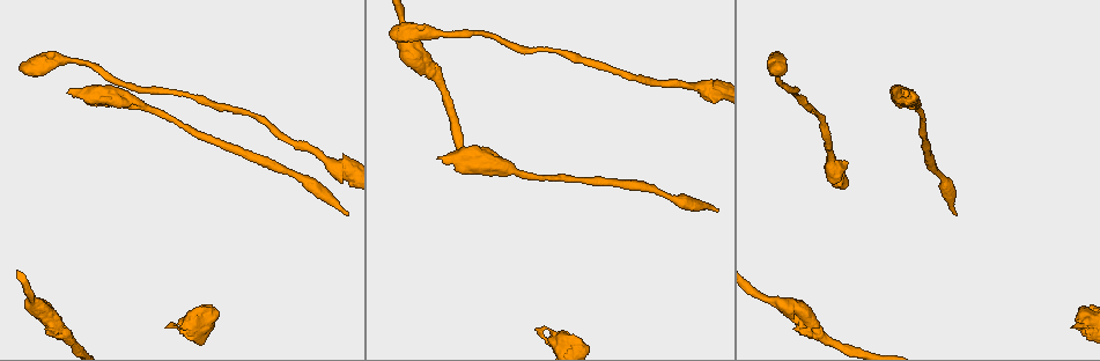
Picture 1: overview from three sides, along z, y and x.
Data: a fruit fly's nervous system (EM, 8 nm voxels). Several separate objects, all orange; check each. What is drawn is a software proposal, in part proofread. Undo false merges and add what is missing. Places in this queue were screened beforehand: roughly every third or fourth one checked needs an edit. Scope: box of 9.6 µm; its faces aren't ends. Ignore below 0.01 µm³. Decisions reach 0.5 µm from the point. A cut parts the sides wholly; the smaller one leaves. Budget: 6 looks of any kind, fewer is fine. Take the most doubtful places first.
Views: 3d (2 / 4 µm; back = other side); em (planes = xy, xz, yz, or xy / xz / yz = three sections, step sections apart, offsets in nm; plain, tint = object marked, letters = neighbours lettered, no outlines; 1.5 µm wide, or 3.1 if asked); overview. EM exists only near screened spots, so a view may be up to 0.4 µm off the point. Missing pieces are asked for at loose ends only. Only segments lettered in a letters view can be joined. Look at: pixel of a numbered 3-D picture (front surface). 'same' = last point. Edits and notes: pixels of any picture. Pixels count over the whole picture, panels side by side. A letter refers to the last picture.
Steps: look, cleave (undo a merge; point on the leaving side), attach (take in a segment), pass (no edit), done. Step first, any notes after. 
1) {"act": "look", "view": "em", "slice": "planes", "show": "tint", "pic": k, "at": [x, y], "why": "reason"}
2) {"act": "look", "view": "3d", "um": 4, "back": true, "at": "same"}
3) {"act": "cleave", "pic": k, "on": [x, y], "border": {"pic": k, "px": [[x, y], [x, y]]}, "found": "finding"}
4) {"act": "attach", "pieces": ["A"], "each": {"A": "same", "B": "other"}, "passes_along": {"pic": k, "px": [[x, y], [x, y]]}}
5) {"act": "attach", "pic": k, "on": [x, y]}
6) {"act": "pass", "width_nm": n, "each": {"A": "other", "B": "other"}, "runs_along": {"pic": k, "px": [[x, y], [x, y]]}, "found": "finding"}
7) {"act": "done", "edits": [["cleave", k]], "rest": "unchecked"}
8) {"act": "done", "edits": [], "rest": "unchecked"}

{"act": "look", "view": "em", "um": 3.1, "slice": "planes", "show": "letters", "pic": 1, "at": [346, 213], "why": "branch stops here"}

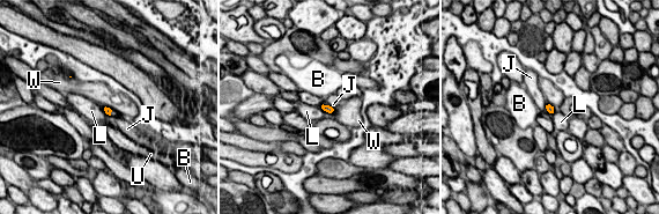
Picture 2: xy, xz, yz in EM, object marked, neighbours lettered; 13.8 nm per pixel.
{"act": "pass", "each": {"B": "other", "J": "other", "L": "other", "U": "other", "W": "other"}, "border": {"pic": 2, "px": [[103, 110], [106, 113]]}, "found": "none of them fits"}

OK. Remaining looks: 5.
{"act": "look", "view": "em", "slice": "planes", "show": "plain", "pic": 1, "at": [543, 328], "why": "long arm stops here"}

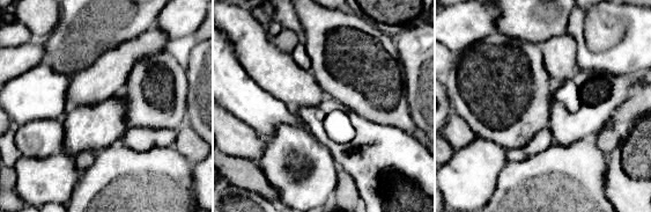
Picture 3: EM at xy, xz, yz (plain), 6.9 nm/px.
{"act": "look", "view": "em", "slice": "planes", "show": "letters", "at": "same"}

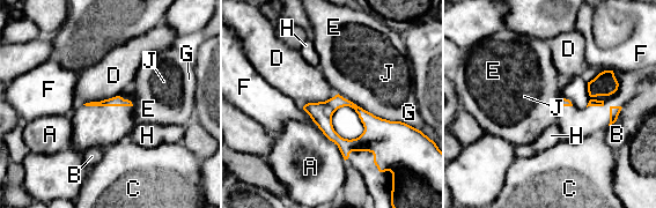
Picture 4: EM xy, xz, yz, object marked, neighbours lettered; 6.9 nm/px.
{"act": "pass", "each": {"A": "other", "B": "other", "C": "other", "D": "other", "E": "other", "F": "other", "G": "other", "H": "other", "J": "other"}, "border": {"pic": 4, "px": [[120, 96], [82, 104]]}, "found": "no lettered segment goes on from it"}

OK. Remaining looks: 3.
{"act": "look", "view": "em", "slice": "xz", "step": 8, "show": "letters", "pic": 1, "at": [57, 59], "why": "calibre changes"}

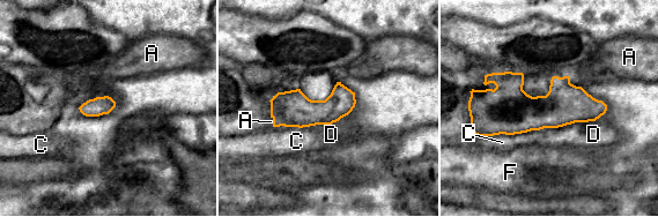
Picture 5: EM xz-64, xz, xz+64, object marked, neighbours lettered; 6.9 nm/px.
{"act": "look", "view": "em", "slice": "planes", "show": "letters", "at": "same", "why": "cut it another way"}

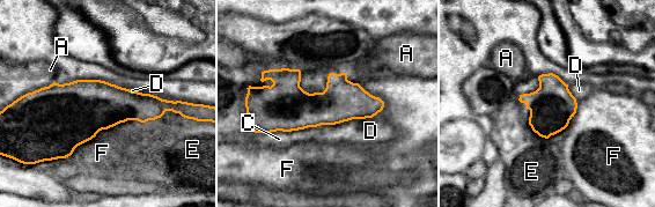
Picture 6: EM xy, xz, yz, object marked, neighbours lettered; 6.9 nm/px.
{"act": "pass", "width_nm": 280, "each": {"A": "other", "C": "other", "D": "other", "E": "other", "F": "other"}, "found": "one cell here"}

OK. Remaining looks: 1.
{"act": "done", "edits": [], "rest": "unchecked"}

